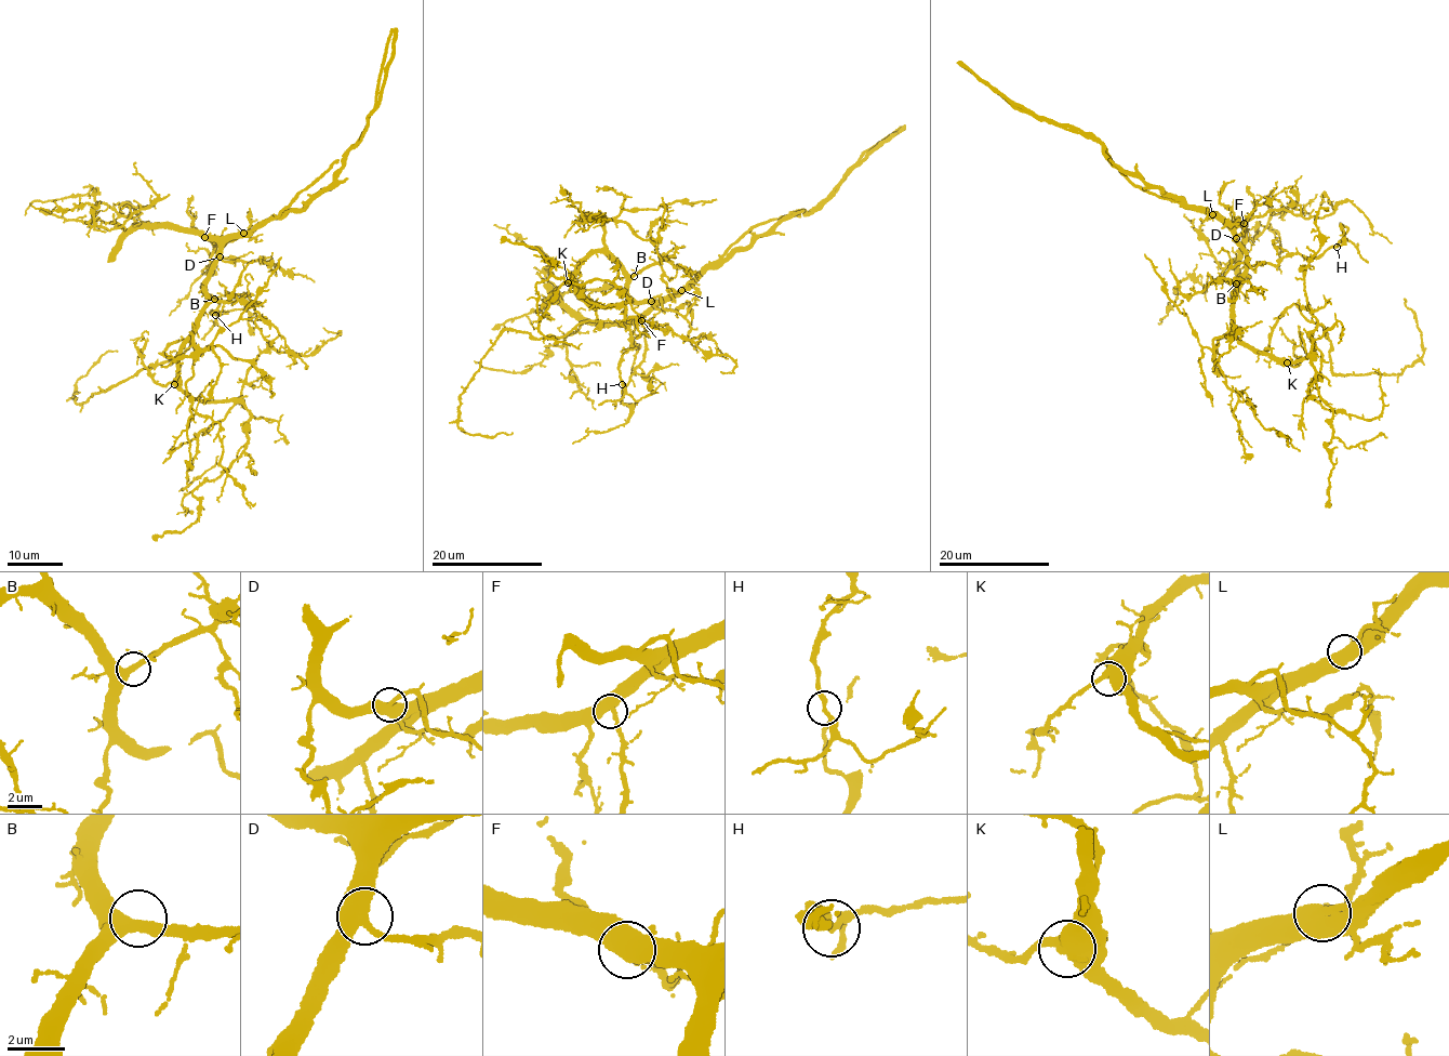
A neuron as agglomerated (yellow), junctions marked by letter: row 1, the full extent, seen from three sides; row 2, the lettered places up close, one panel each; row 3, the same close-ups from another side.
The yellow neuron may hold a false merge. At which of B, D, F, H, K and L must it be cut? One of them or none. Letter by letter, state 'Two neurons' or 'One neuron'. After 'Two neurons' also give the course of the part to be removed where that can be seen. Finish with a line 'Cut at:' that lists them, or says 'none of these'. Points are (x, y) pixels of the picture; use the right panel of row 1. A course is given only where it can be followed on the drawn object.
B: One neuron
D: One neuron
F: One neuron
H: One neuron
K: One neuron
L: One neuron
Cut at: none of these

